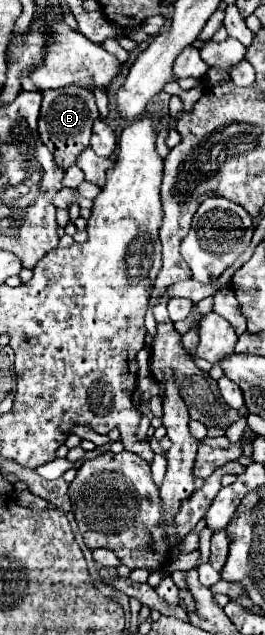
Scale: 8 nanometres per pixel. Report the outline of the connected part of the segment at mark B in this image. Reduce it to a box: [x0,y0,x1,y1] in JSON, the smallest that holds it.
[39,87,99,169]

